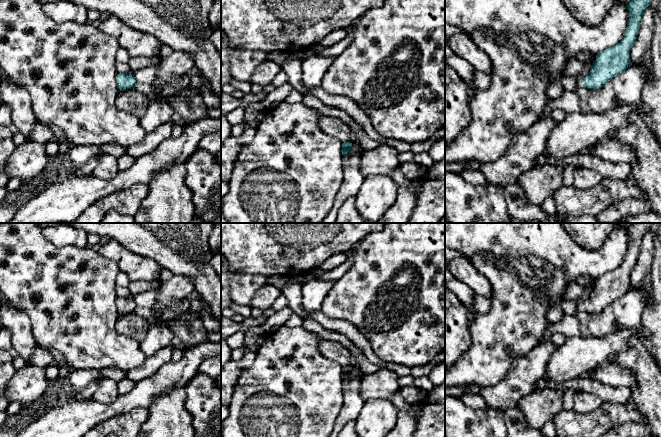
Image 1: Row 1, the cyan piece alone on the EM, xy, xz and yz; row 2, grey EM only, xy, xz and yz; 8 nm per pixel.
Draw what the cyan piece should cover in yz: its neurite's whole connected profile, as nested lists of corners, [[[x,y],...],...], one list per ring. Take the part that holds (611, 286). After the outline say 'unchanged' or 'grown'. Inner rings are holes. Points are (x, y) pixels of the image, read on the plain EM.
[[[631,223],[626,229],[629,244],[623,263],[596,279],[587,300],[578,302],[578,313],[600,313],[615,300],[624,296],[631,287],[630,274],[634,269],[644,235],[653,223]]]; grown

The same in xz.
[[[319,339],[318,350],[327,358],[332,359],[342,366],[342,379],[345,380],[352,374],[350,362],[352,358],[351,351],[344,345],[326,339]]]; grown

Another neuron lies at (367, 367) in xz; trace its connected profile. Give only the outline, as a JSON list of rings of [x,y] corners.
[[[366,360],[360,365],[360,369],[364,374],[371,374],[375,373],[378,370],[378,367],[370,361]]]

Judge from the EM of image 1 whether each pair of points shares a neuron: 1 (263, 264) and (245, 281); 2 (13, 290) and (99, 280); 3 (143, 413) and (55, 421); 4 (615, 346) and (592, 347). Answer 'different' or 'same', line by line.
1: different
2: same
3: different
4: same

